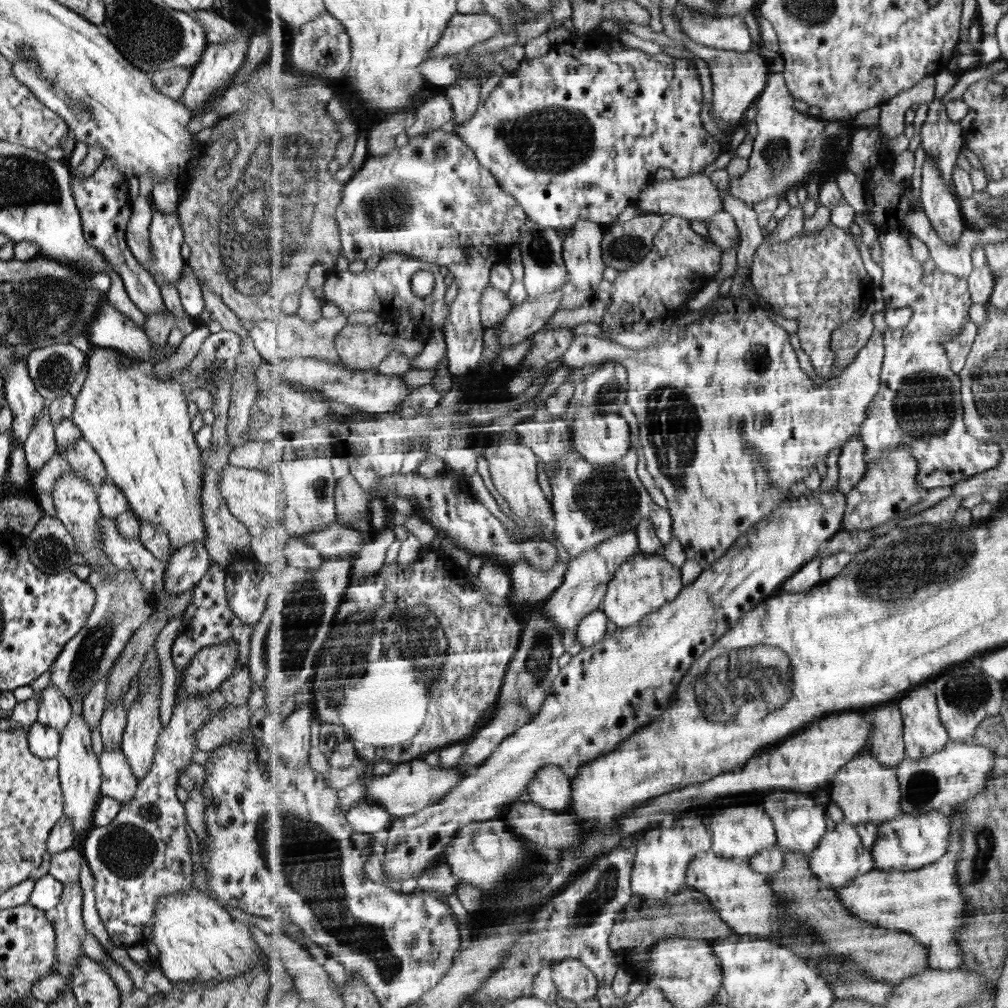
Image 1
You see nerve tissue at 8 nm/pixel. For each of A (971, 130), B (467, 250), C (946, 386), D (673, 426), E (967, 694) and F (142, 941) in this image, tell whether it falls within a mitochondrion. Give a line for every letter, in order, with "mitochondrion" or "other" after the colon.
A: other
B: other
C: mitochondrion
D: mitochondrion
E: mitochondrion
F: other

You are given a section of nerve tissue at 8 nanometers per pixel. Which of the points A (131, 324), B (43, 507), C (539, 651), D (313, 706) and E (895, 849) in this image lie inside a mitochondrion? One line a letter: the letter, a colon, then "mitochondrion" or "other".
A: other
B: other
C: mitochondrion
D: other
E: other

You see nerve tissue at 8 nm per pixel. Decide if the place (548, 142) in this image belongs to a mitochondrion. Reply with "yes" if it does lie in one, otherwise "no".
yes

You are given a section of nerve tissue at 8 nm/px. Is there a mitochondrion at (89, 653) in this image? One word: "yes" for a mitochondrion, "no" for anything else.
yes

